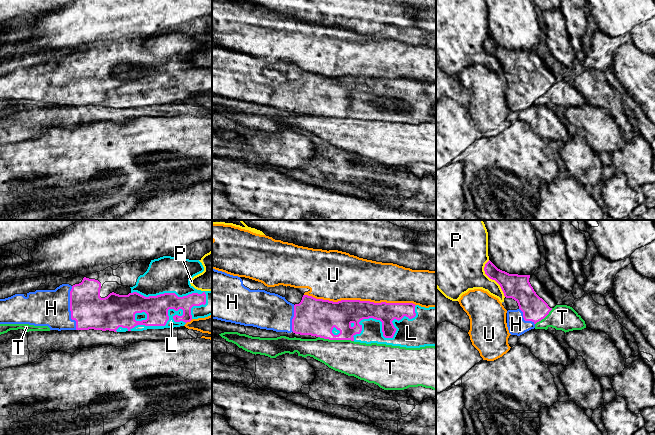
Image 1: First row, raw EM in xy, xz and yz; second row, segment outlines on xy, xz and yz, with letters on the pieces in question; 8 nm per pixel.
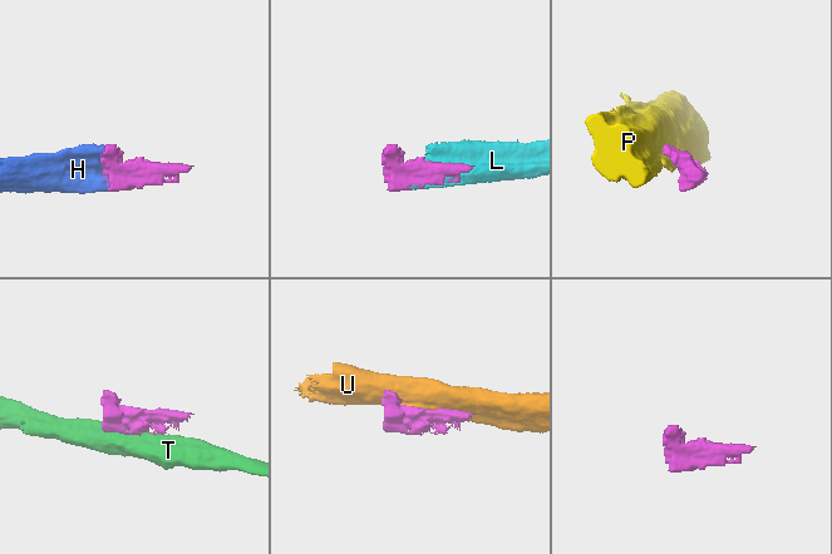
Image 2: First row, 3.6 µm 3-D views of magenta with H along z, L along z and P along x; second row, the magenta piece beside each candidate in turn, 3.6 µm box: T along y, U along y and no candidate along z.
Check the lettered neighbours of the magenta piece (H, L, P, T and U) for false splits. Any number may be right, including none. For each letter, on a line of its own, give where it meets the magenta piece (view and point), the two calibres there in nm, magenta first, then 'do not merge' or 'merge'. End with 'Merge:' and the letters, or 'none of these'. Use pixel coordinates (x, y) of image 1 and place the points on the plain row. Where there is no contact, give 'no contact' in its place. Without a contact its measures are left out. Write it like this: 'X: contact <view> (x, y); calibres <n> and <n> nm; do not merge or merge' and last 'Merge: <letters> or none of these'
H: contact xy (70, 84); calibres 280 and 300 nm; merge
L: contact xz (383, 111); calibres 160 and 240 nm; merge
P: contact yz (491, 54); calibres 200 and 360 nm; do not merge
T: contact xz (336, 115); calibres 300 and 280 nm; do not merge
U: contact xz (359, 76); calibres 220 and 380 nm; do not merge
Merge: H, L

